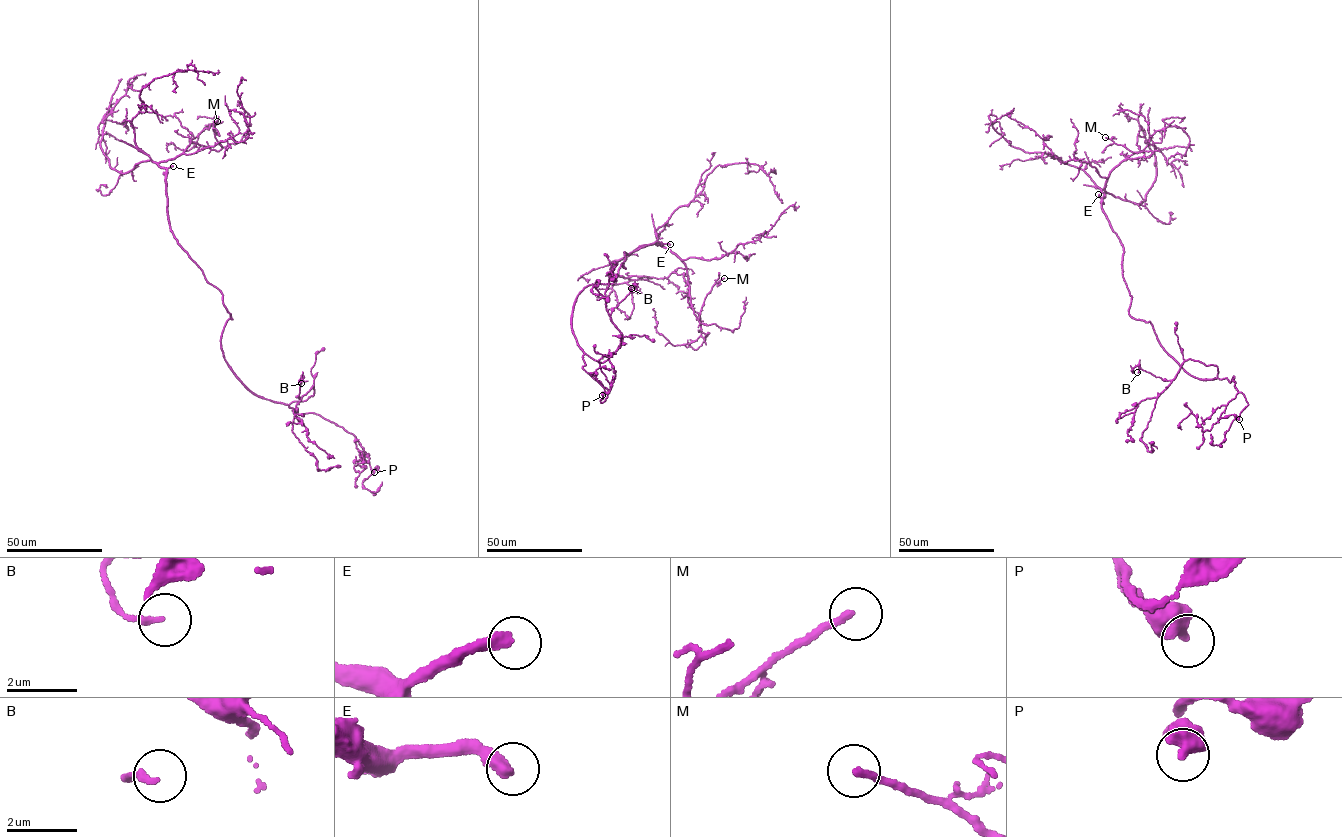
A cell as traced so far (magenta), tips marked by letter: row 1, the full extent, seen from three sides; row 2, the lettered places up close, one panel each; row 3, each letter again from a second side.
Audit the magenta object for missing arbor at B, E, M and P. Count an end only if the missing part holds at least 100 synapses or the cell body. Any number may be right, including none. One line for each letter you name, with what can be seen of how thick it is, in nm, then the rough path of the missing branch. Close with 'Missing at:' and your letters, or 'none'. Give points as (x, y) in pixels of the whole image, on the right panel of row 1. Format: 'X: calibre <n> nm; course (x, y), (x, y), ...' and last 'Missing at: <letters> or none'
E: calibre 360 nm; course (1098, 194), (1081, 193), (1063, 203), (1058, 216), (1062, 225)
Missing at: E

